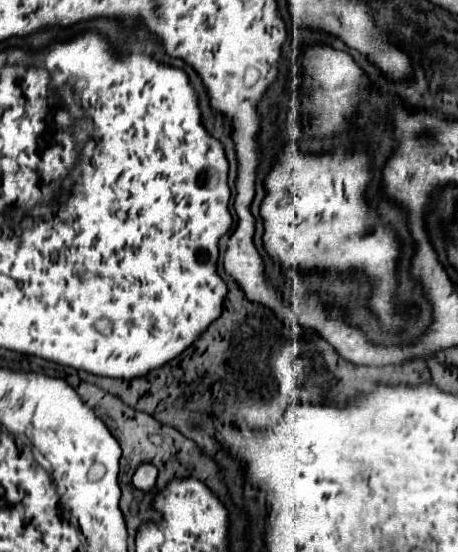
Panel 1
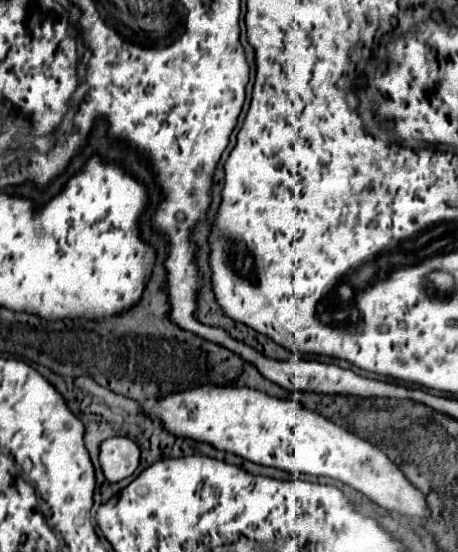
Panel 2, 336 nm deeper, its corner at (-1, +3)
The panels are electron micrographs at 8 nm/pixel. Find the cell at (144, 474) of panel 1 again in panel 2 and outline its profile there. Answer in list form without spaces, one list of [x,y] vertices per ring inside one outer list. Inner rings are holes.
[[[109,438],[101,444],[101,466],[109,482],[129,478],[141,460],[139,446],[131,438]]]

